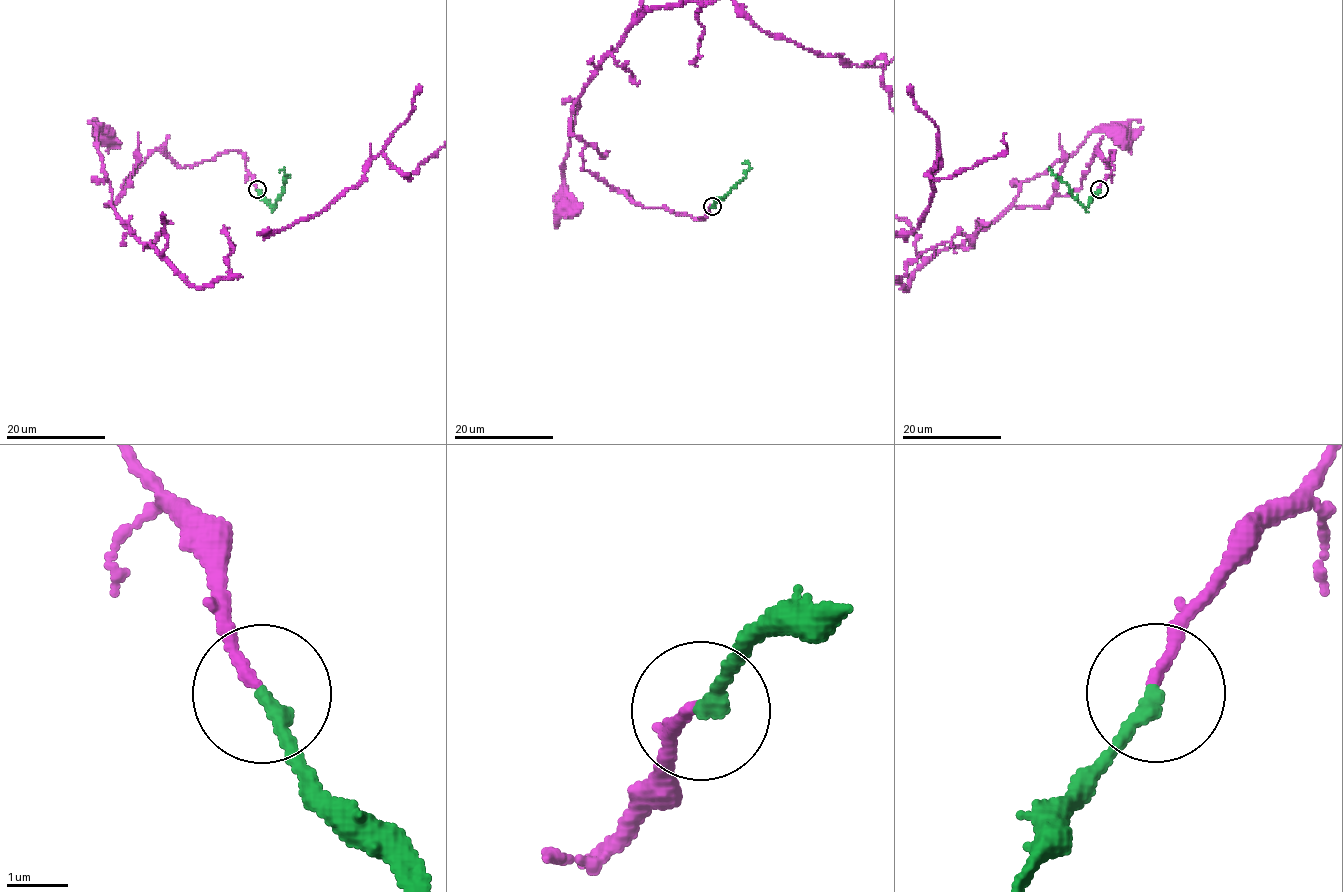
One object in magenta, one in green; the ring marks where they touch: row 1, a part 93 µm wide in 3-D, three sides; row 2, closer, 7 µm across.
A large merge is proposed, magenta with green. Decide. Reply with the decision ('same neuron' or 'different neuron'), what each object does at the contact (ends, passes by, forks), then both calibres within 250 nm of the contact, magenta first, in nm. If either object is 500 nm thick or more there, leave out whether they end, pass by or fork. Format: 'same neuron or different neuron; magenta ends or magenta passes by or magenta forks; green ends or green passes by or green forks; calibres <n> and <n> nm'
same neuron; magenta ends; green ends; calibres 170 and 260 nm

